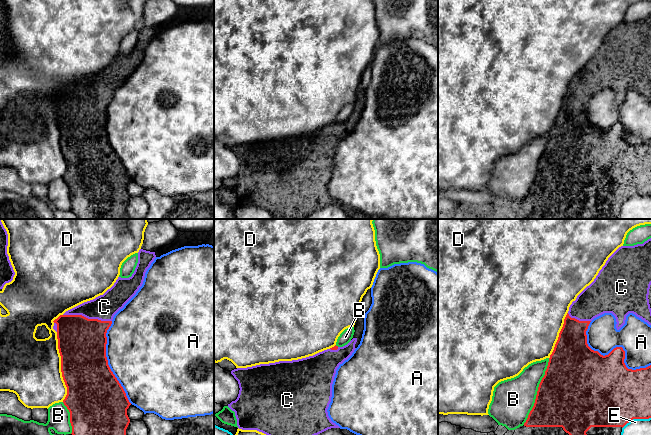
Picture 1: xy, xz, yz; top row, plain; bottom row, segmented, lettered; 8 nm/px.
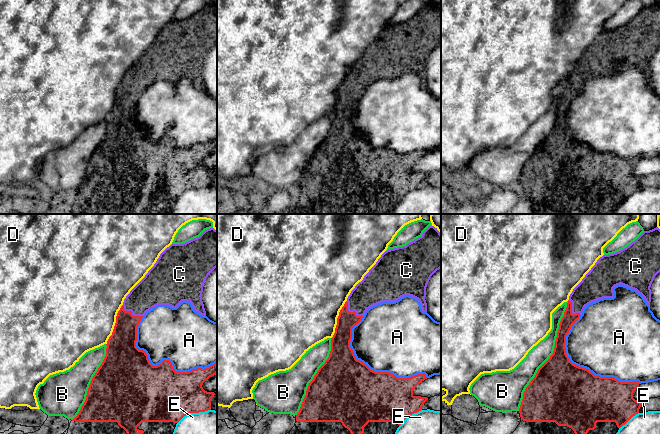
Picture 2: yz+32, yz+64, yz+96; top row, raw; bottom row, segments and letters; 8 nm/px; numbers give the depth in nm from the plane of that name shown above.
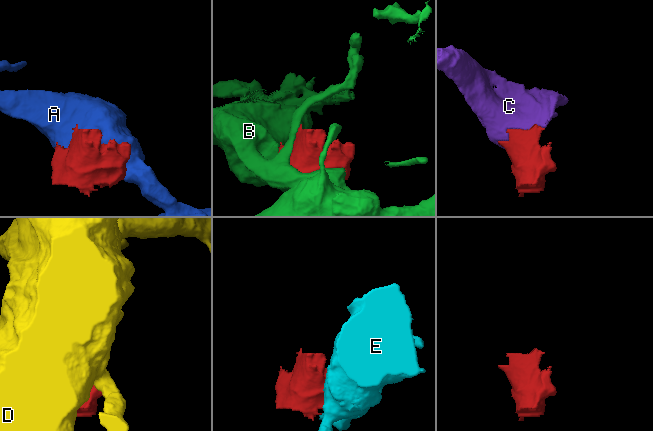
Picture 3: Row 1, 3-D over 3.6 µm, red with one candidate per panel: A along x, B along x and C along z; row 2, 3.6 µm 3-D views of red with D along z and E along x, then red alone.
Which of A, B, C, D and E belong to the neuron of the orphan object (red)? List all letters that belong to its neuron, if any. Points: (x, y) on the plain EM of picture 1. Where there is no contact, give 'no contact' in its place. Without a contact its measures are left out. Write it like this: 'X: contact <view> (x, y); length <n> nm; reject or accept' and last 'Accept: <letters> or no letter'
A: contact yz (615, 124); length 600 nm; reject
B: contact yz (537, 167); length 600 nm; reject
C: contact xy (87, 94); length 400 nm; accept
D: contact xy (61, 143); length 550 nm; reject
E: contact yz (636, 194); length 240 nm; reject
Accept: C

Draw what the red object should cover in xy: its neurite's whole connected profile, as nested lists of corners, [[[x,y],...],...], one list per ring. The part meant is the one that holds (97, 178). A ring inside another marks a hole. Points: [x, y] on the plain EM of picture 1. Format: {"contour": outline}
{"contour": [[[140,25],[138,39],[131,53],[118,53],[103,71],[66,87],[53,97],[61,132],[62,153],[67,163],[63,179],[70,188],[71,210],[77,219],[130,219],[126,205],[130,199],[127,185],[131,179],[108,141],[106,109],[114,91],[142,62],[145,49],[155,34],[155,28]]]}

